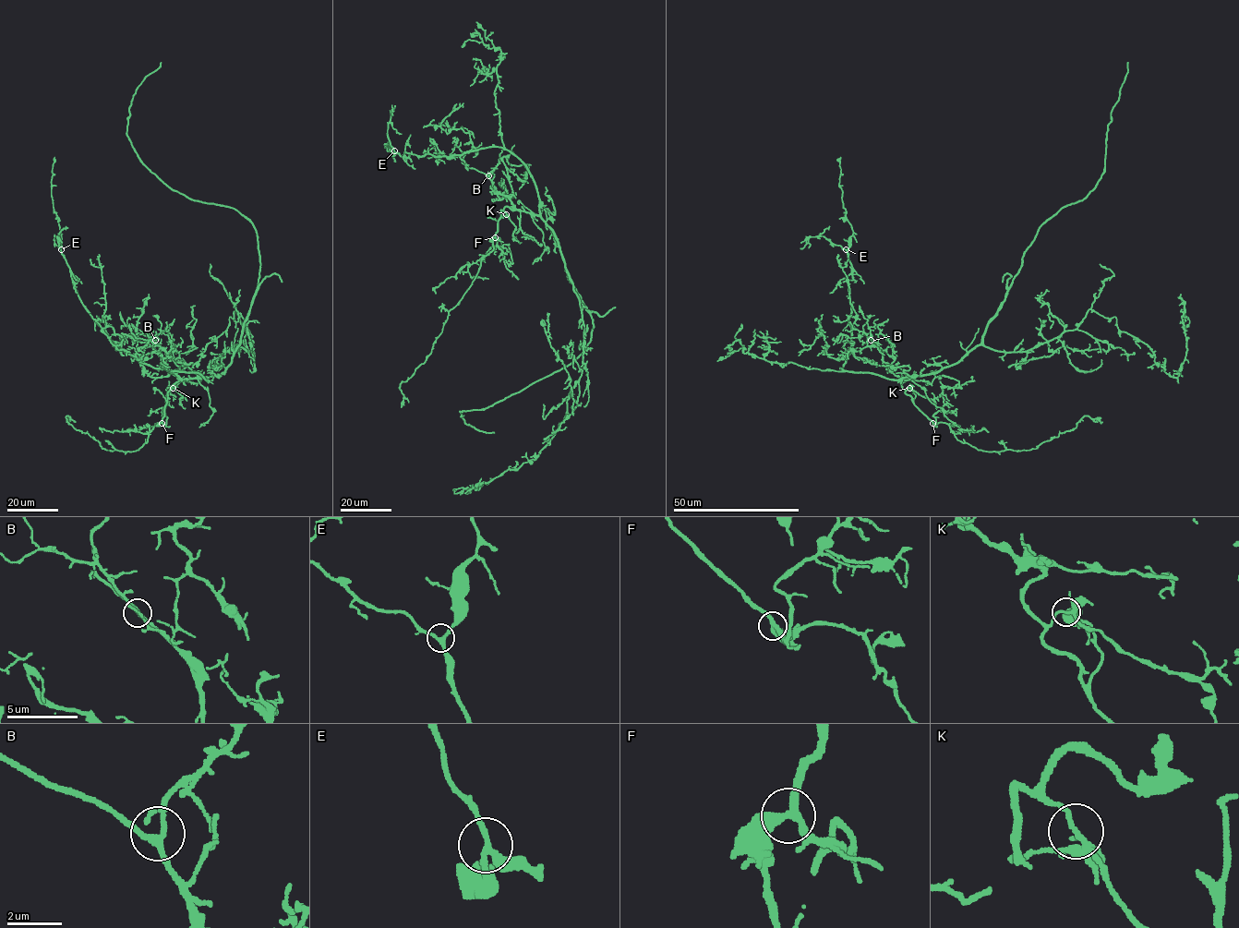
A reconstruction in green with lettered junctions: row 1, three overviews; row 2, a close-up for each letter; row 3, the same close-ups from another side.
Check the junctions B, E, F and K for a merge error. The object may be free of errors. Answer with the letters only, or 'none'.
none

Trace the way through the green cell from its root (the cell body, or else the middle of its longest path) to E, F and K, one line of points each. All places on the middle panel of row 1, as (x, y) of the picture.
E: (567, 270), (541, 217), (533, 176), (509, 150), (402, 157), (394, 150)
F: (567, 270), (554, 232), (539, 216), (506, 206), (500, 210), (495, 237)
K: (567, 270), (554, 232), (539, 216), (506, 206), (503, 210), (507, 213)

